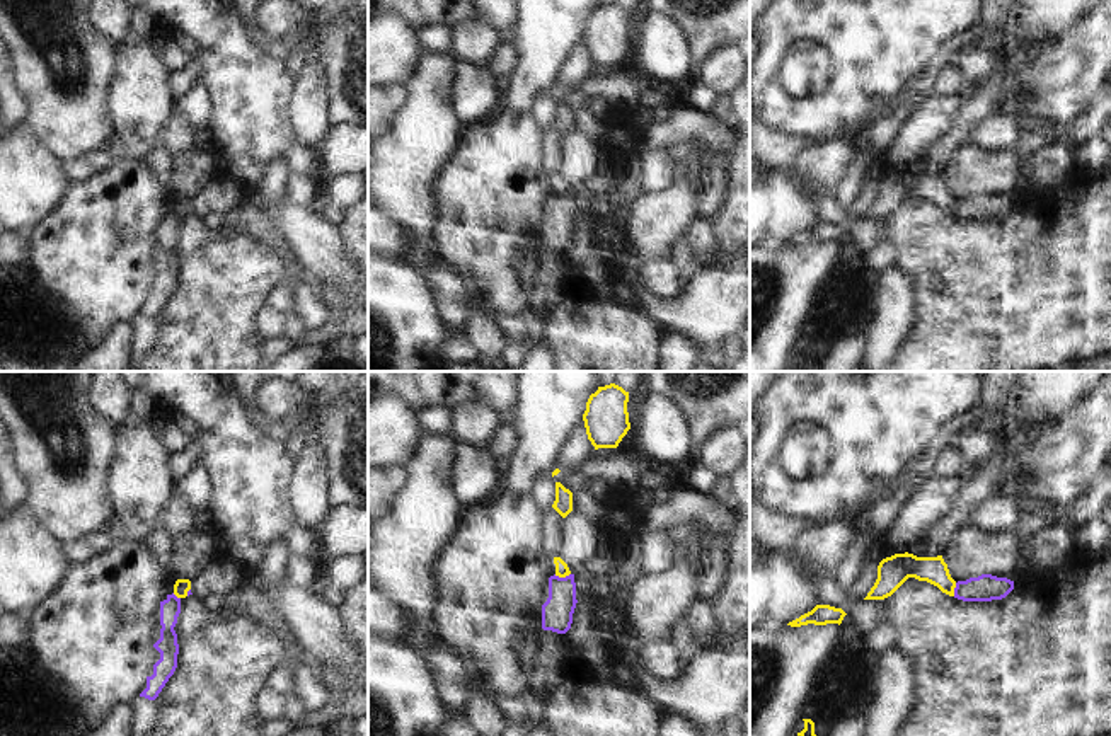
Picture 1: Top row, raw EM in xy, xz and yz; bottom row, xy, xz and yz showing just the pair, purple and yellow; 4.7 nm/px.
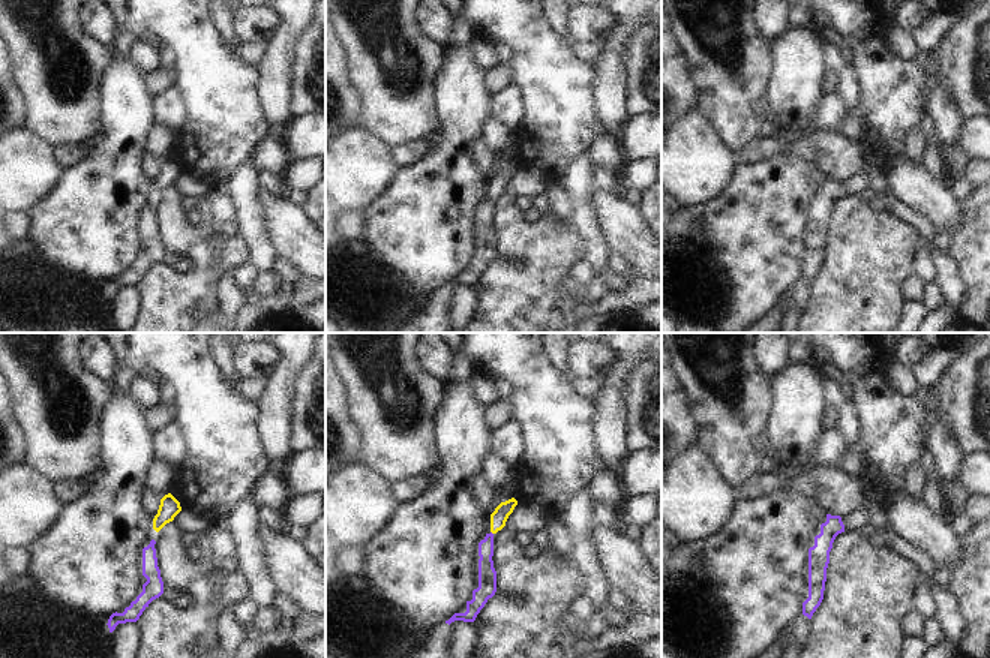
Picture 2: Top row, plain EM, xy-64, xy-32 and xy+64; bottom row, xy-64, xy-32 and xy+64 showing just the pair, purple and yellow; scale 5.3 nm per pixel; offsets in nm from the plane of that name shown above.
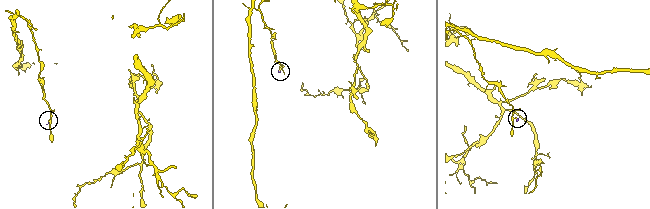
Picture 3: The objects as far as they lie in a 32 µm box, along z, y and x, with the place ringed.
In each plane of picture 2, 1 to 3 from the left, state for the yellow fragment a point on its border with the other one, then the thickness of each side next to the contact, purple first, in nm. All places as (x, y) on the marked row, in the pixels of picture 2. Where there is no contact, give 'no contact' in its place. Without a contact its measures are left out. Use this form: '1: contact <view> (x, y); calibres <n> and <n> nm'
1: no contact
2: no contact
3: no contact

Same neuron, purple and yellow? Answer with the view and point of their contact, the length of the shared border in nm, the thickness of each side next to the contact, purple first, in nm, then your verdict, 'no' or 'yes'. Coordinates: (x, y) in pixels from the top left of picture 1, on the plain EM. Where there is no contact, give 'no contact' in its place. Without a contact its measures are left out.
contact xz (561, 196); length 80 nm; calibres 150 and 60 nm; no

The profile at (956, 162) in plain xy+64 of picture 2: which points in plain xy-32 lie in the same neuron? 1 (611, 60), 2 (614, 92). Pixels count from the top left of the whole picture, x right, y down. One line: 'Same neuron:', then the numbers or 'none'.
Same neuron: 1, 2

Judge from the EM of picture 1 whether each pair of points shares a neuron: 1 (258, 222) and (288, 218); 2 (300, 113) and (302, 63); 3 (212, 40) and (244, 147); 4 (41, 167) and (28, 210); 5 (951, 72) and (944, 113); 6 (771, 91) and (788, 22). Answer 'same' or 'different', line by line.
1: different
2: same
3: same
4: same
5: different
6: same

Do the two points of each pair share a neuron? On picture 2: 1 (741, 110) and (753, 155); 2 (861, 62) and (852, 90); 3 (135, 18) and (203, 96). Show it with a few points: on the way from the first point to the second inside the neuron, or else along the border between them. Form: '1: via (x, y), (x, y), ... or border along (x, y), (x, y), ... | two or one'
1: border along (759, 135), (737, 155) | two
2: border along (849, 65), (858, 83), (860, 104) | two
3: via (159, 26), (203, 72) | one

